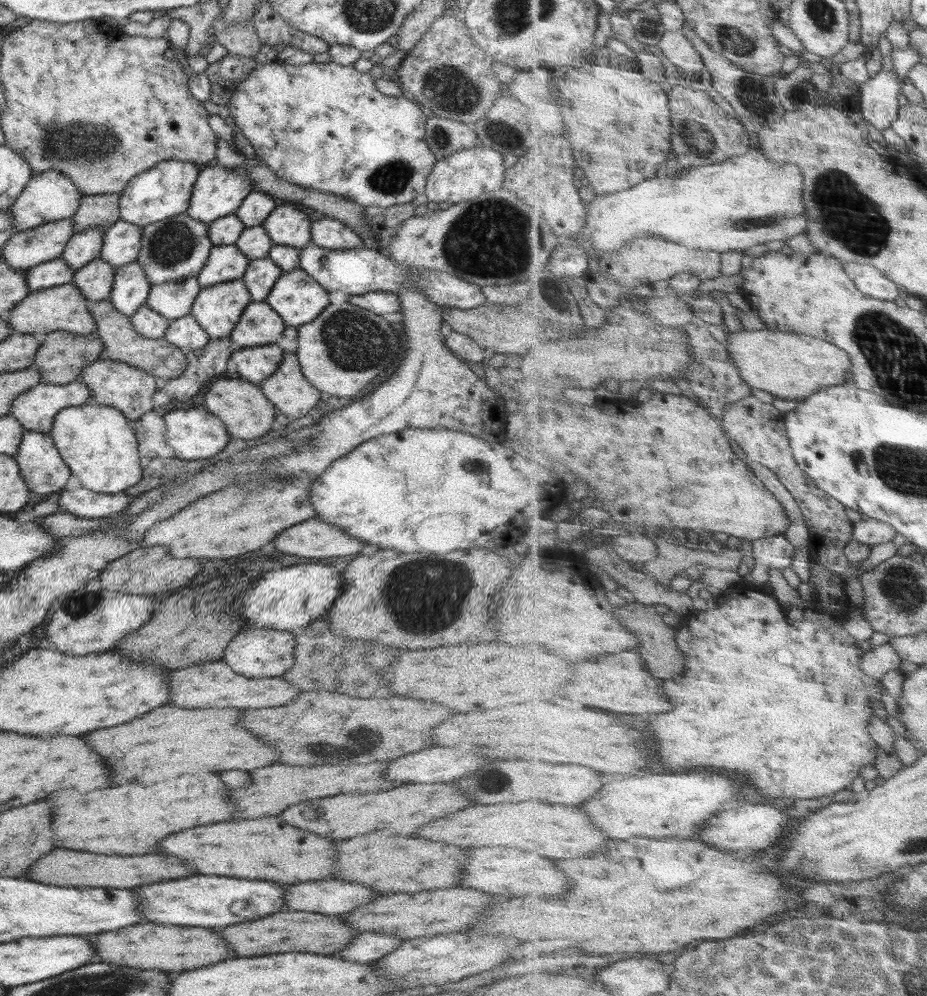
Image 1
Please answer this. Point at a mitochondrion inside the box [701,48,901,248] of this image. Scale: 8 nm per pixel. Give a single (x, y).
(775, 219)

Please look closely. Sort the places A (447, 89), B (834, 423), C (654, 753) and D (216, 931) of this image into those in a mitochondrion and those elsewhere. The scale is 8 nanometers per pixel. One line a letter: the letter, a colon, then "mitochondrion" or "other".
A: mitochondrion
B: other
C: other
D: other

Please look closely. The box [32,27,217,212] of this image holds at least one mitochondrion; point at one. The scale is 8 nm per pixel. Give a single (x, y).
(88, 143)

